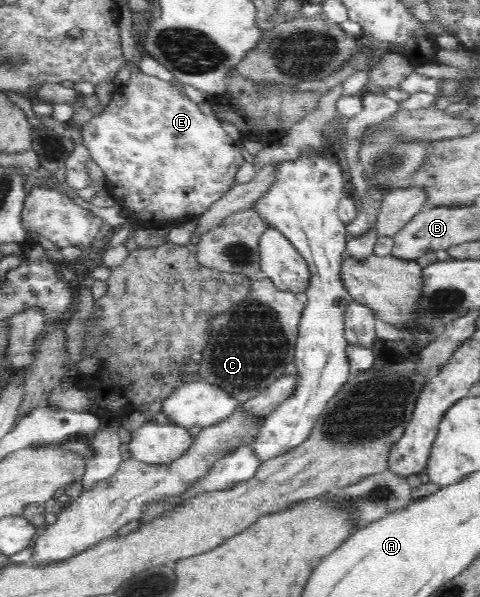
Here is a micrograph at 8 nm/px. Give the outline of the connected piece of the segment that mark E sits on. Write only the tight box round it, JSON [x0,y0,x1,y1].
[81,65,245,227]

